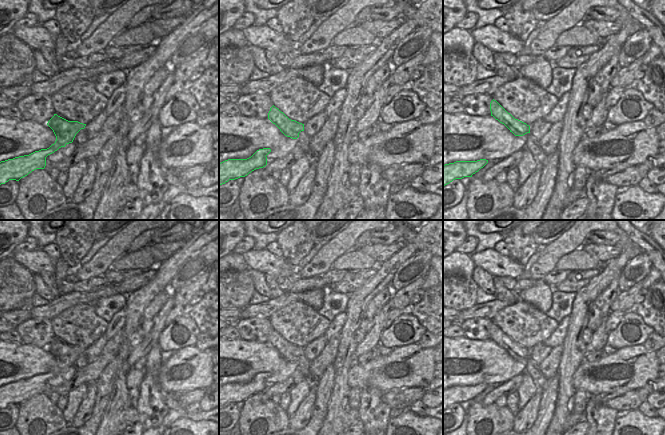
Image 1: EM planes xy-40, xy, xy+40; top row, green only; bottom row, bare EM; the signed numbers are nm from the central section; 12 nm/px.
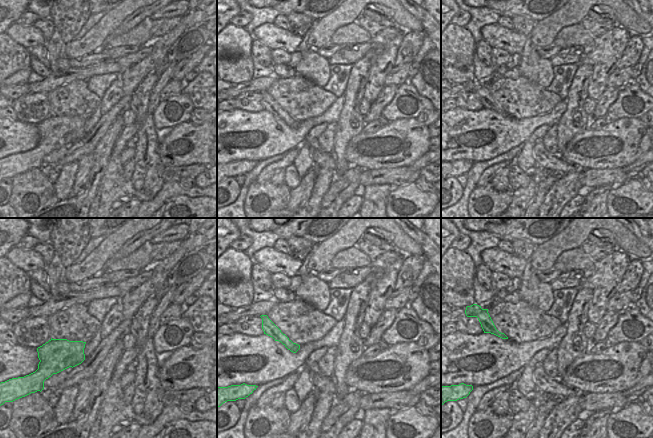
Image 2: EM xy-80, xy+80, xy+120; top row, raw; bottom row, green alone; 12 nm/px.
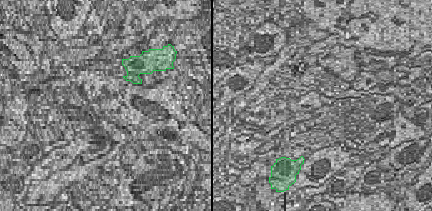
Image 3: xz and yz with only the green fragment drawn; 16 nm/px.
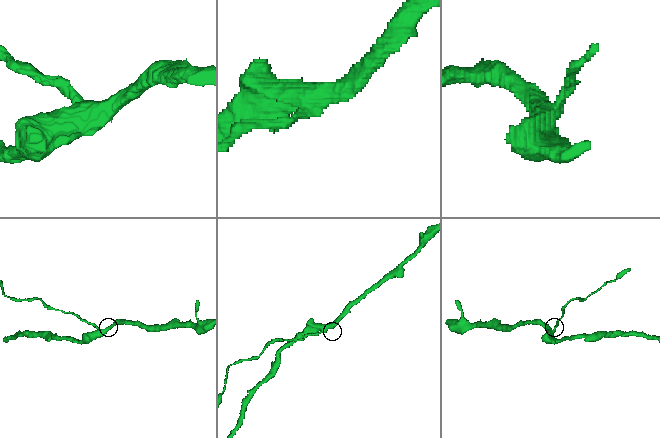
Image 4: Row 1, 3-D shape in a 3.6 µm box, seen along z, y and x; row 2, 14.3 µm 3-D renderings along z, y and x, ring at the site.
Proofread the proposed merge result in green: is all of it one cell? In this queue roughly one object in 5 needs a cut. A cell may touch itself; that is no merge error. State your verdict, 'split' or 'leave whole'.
split

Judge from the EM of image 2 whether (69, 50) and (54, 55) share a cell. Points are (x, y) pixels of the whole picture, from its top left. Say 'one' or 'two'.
two

